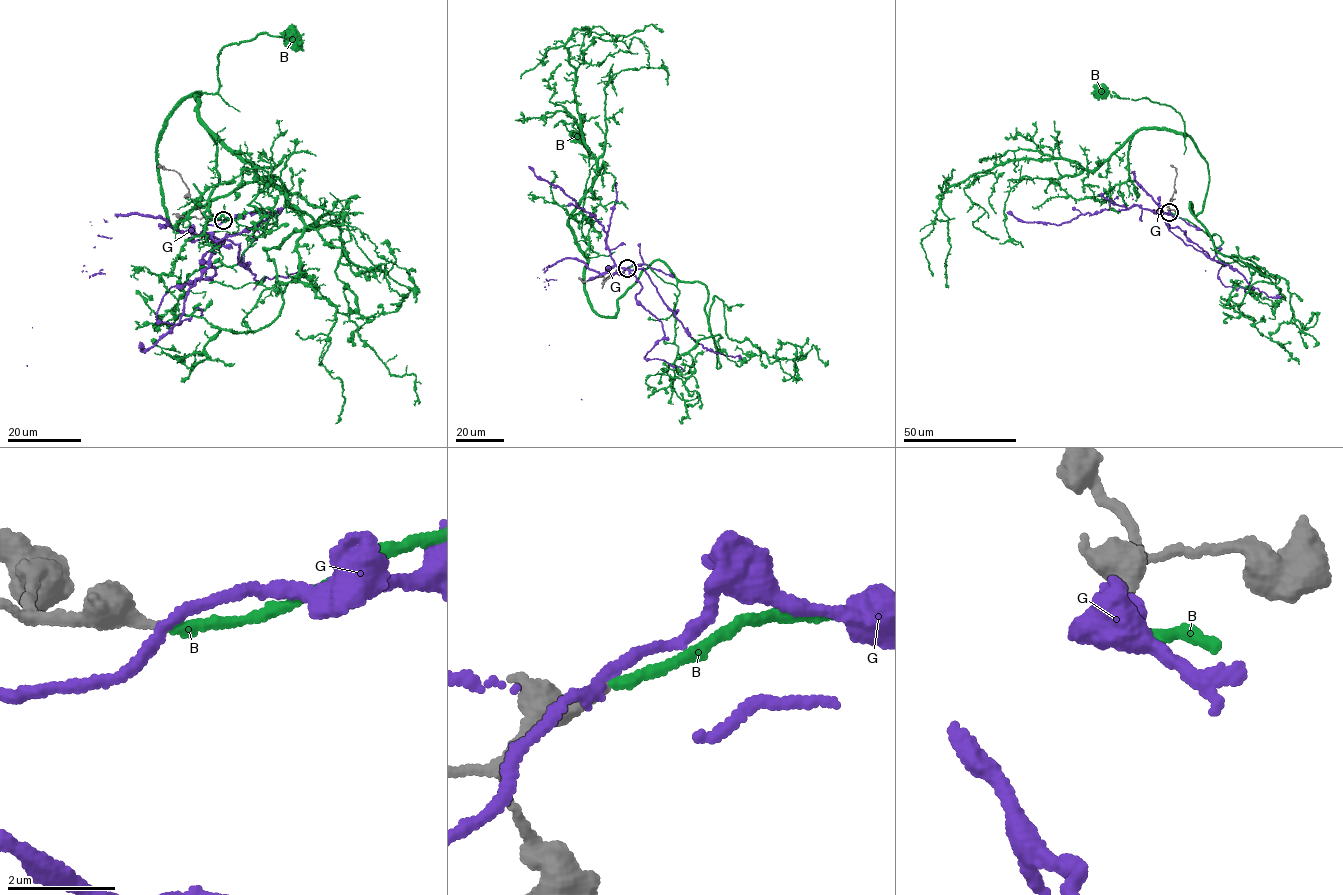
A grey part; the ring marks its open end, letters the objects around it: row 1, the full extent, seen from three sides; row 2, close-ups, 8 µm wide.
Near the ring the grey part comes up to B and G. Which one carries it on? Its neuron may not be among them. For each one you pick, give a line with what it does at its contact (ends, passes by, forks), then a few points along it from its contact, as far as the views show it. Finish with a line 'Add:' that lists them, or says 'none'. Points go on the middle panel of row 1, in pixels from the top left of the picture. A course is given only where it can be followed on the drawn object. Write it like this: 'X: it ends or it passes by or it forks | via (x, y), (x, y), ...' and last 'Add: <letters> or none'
B: it ends | via (628, 268), (676, 286), (658, 260), (600, 315), (584, 291), (598, 254), (581, 230), (577, 138)
Add: B

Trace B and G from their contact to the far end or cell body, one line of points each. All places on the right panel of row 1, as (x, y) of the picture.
B: (1169, 212), (1207, 235), (1189, 202), (1198, 214), (1208, 163), (1185, 138), (1184, 121), (1165, 104), (1101, 91)
G: (1169, 212), (1161, 214), (1165, 224), (1185, 232), (1187, 237), (1210, 258), (1223, 261), (1218, 277), (1206, 271)

